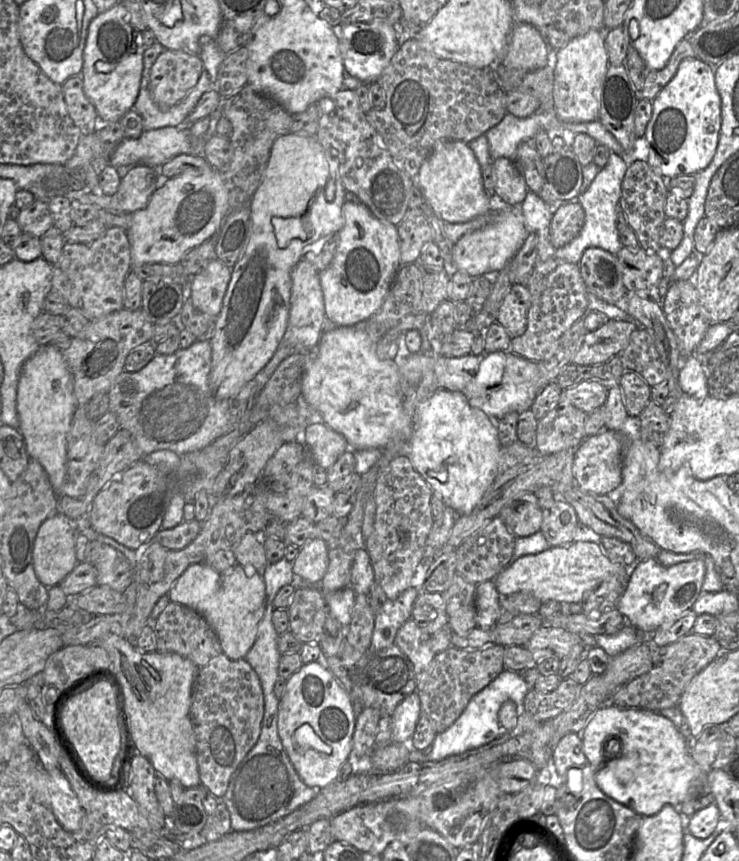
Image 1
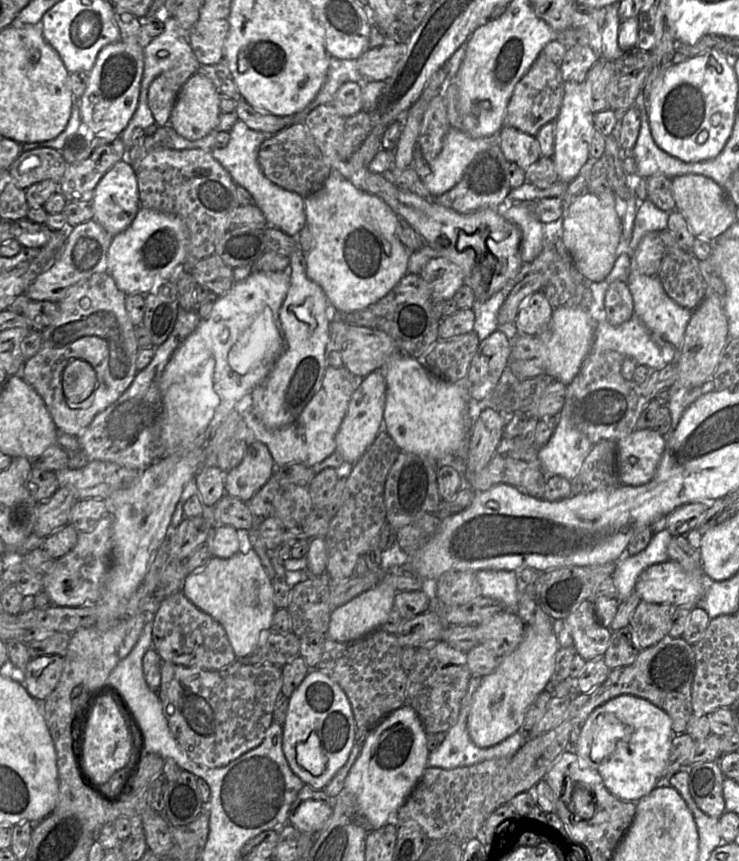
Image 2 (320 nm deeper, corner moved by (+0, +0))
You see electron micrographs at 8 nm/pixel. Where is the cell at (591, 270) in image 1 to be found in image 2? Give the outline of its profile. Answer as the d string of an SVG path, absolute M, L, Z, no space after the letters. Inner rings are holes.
M616 280L605 294L605 319L611 325L620 325L634 314L634 305L627 282Z

